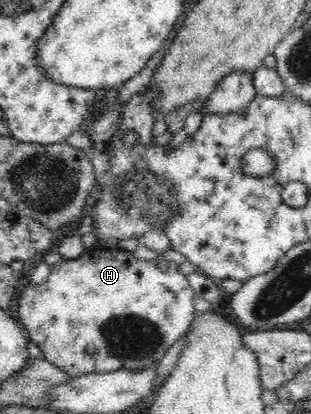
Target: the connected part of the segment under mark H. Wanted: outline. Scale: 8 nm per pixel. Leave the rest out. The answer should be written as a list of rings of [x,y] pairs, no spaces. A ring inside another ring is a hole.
[[[122,248],[85,249],[79,258],[51,265],[46,283],[24,288],[18,301],[18,319],[31,341],[41,349],[43,358],[74,379],[122,368],[141,370],[159,362],[194,322],[194,296],[189,279],[180,272],[179,264],[164,257],[144,260]],[[87,347],[95,352],[88,354]]]

